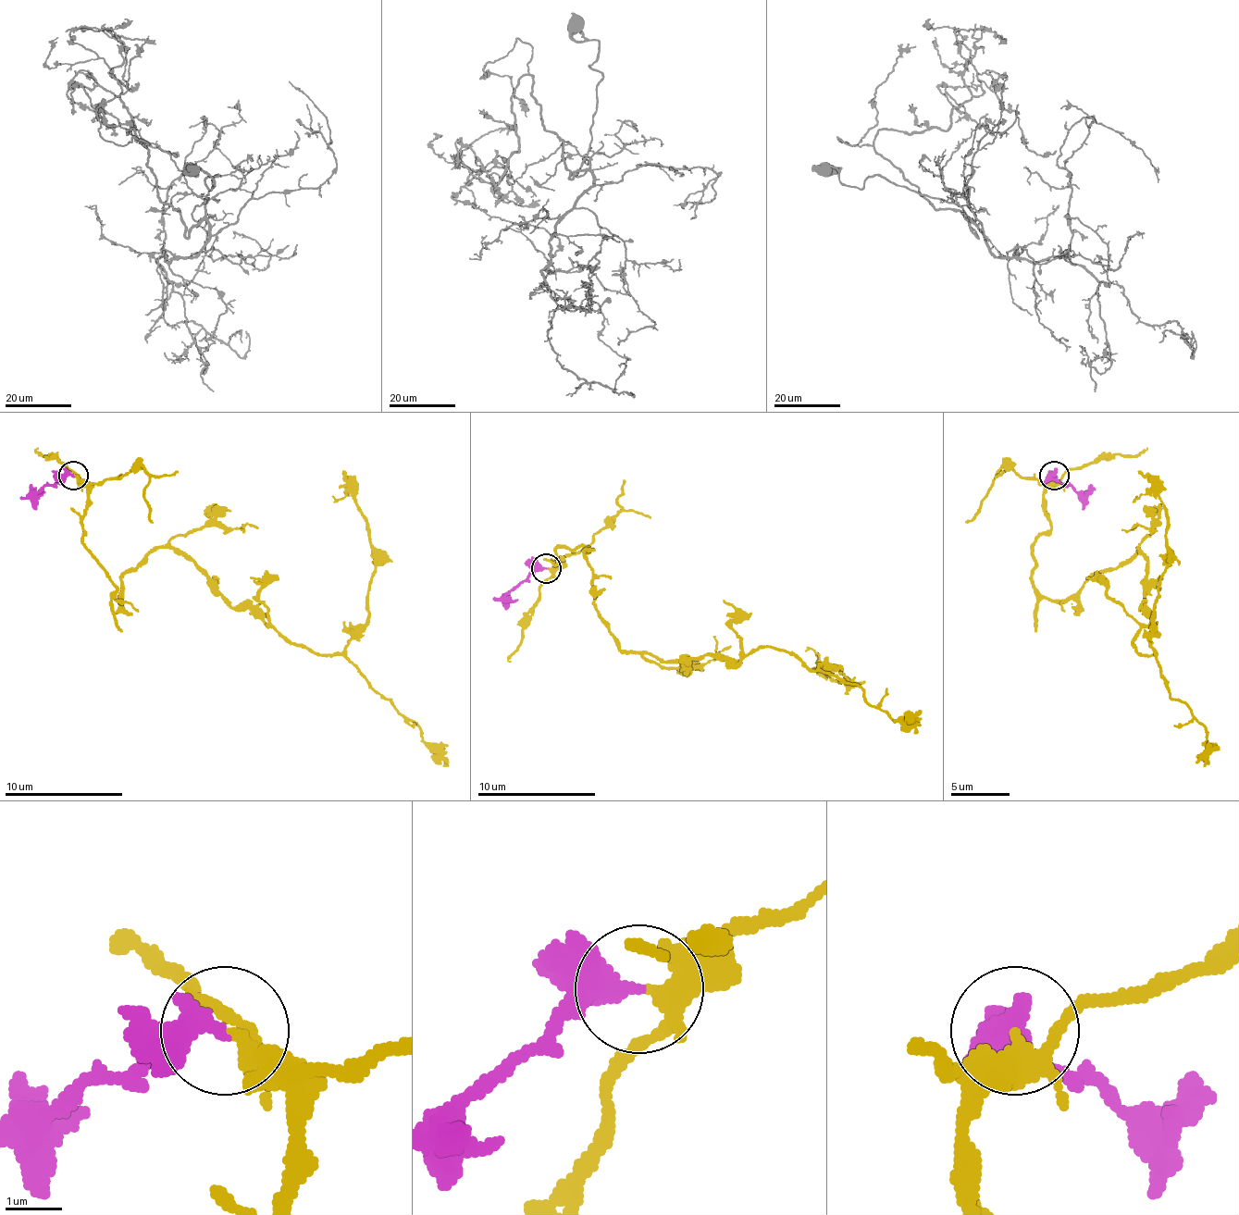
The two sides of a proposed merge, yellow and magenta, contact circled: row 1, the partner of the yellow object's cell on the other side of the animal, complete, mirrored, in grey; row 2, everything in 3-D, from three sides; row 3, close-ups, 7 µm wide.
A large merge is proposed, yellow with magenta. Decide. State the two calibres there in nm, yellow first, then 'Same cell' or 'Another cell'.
Thickness 200 nm (yellow) against 440 nm. Same cell

